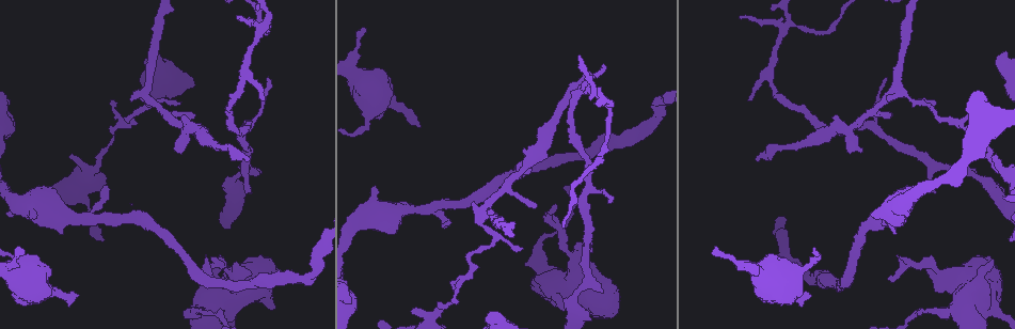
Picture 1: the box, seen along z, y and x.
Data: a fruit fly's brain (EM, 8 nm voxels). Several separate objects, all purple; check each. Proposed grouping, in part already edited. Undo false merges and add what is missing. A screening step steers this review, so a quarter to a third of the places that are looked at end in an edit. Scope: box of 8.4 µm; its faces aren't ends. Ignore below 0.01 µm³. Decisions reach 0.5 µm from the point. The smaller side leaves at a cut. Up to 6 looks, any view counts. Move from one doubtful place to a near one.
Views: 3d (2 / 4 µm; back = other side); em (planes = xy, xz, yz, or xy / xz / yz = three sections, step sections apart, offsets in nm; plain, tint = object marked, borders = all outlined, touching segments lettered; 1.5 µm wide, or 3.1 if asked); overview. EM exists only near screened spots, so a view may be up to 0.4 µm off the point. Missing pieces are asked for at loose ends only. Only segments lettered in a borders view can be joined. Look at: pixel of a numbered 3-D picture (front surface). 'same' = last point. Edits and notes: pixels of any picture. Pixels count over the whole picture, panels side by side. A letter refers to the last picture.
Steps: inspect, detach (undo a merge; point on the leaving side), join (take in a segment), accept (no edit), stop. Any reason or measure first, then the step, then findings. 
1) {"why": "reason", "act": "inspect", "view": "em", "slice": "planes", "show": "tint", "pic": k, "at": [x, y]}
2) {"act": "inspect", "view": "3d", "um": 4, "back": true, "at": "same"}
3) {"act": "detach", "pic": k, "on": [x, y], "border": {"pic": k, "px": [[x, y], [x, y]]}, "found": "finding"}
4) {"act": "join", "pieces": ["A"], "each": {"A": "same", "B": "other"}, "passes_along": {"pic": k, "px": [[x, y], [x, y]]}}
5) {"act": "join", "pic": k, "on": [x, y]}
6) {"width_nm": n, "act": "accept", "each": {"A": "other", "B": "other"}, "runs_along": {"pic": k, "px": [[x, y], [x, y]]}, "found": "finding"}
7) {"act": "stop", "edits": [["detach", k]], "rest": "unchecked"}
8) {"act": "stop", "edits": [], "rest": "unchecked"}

{"why": "branch stops here", "act": "inspect", "view": "3d", "um": 2, "pic": 1, "at": [993, 258]}

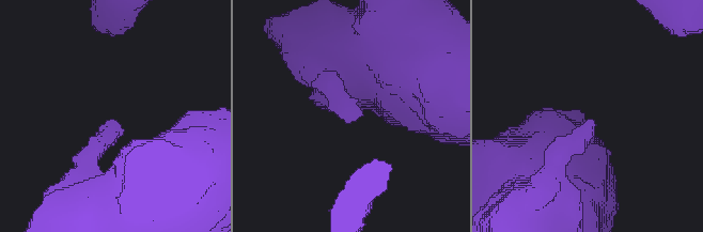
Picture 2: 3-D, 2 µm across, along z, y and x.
{"act": "inspect", "view": "em", "slice": "yz", "step": 4, "show": "tint", "pic": 2, "at": [594, 122]}

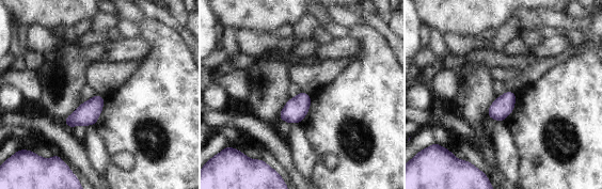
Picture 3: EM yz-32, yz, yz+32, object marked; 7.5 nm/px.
{"act": "inspect", "view": "em", "slice": "planes", "show": "borders", "at": "same"}

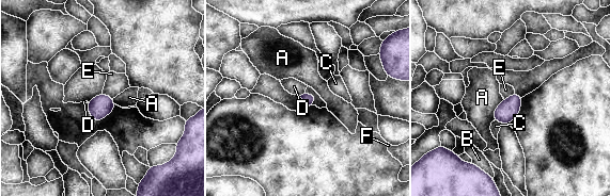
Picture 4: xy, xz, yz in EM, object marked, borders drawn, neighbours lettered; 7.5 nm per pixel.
{"act": "accept", "each": {"A": "other", "B": "other", "C": "other", "D": "other", "E": "other", "F": "other"}, "border": {"pic": 4, "px": [[306, 93], [313, 97], [312, 104]]}, "found": "none of them fits"}

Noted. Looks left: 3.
{"why": "branch stops here", "act": "inspect", "view": "3d", "um": 4, "pic": 1, "at": [194, 117]}

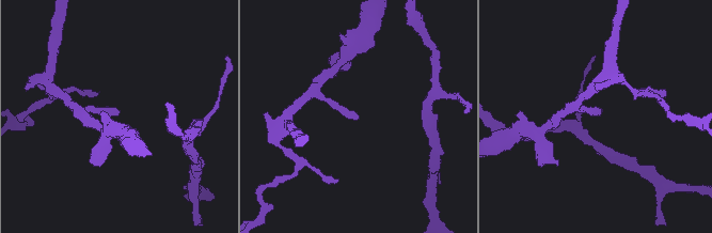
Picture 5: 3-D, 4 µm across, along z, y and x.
{"act": "inspect", "view": "em", "slice": "yz", "step": 4, "show": "borders", "pic": 5, "at": [357, 114]}

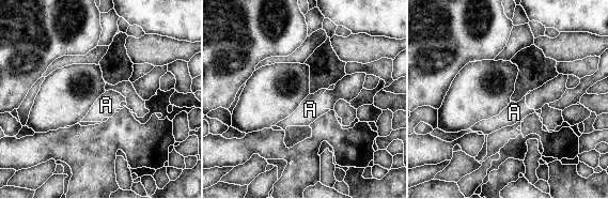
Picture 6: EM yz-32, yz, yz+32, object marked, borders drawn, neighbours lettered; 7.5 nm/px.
{"why": "cut it another way", "act": "inspect", "view": "em", "slice": "planes", "show": "borders", "at": "same"}

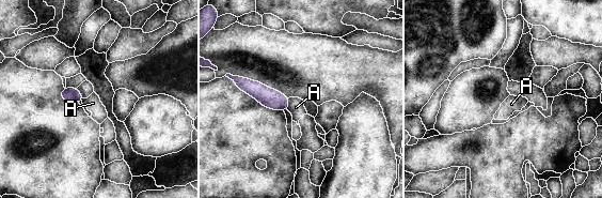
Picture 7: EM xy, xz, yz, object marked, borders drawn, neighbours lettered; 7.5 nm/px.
{"act": "accept", "each": {"A": "other"}, "border": {"pic": 7, "px": [[288, 98], [288, 107], [286, 109]]}, "found": "no lettered segment goes on from it"}

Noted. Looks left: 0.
{"act": "stop", "edits": [], "rest": "unchecked"}

